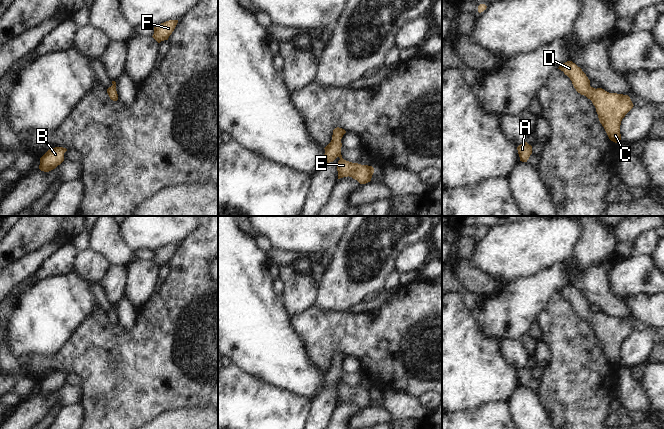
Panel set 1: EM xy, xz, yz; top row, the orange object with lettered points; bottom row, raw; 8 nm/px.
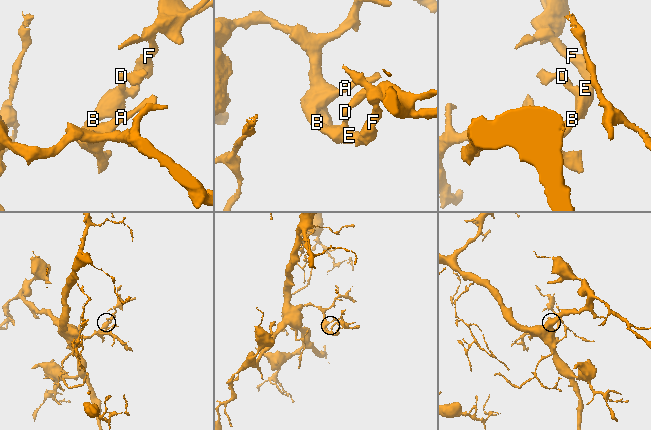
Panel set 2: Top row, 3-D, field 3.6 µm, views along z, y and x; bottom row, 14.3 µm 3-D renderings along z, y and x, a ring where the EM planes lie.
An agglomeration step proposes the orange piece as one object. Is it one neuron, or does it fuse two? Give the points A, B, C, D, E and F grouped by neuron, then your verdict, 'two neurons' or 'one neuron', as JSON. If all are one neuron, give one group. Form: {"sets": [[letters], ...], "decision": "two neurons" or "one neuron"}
{"sets": [["A", "B", "C", "D", "E", "F"]], "decision": "one neuron"}

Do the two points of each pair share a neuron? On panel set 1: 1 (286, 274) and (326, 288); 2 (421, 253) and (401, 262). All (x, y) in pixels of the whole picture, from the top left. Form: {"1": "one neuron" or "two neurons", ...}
{"1": "two neurons", "2": "one neuron"}

